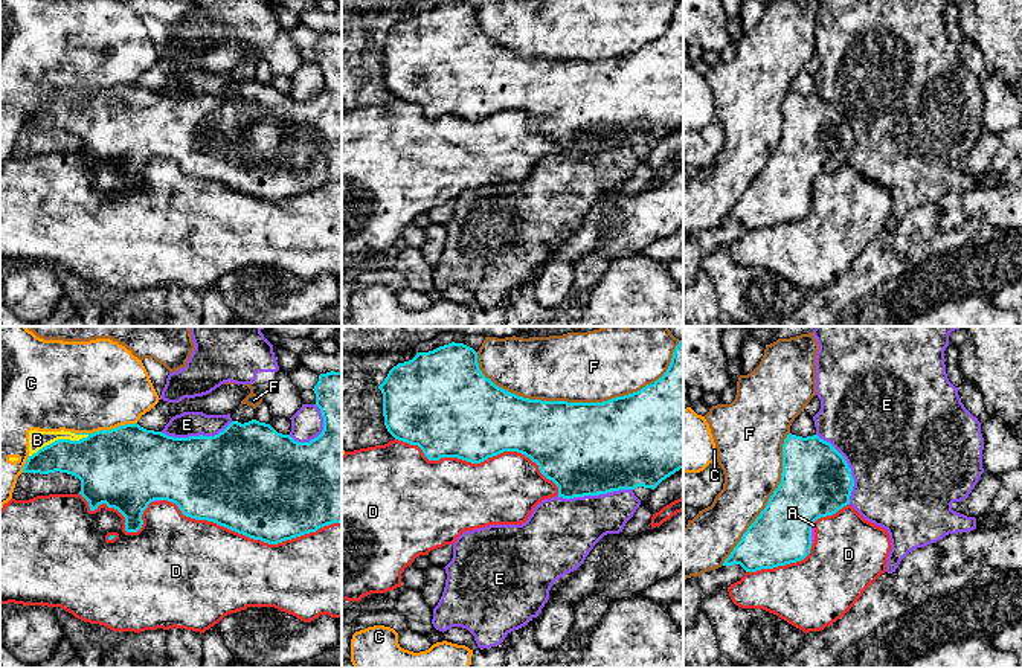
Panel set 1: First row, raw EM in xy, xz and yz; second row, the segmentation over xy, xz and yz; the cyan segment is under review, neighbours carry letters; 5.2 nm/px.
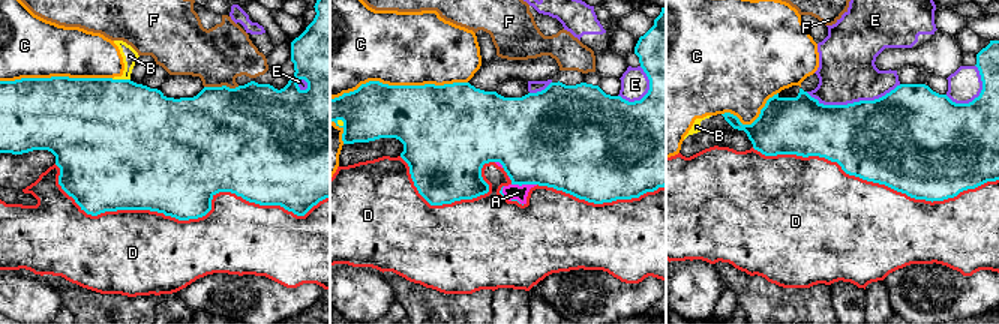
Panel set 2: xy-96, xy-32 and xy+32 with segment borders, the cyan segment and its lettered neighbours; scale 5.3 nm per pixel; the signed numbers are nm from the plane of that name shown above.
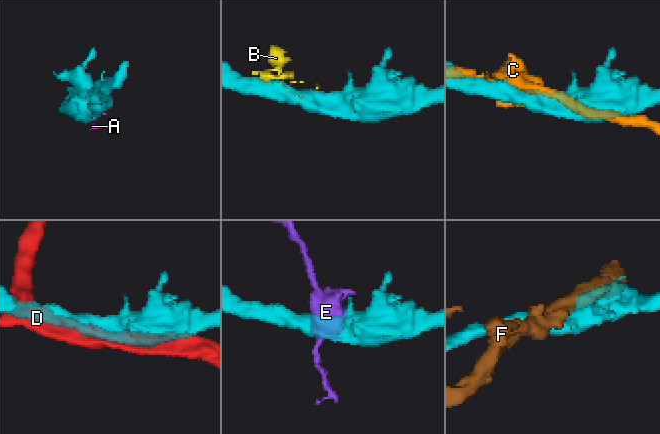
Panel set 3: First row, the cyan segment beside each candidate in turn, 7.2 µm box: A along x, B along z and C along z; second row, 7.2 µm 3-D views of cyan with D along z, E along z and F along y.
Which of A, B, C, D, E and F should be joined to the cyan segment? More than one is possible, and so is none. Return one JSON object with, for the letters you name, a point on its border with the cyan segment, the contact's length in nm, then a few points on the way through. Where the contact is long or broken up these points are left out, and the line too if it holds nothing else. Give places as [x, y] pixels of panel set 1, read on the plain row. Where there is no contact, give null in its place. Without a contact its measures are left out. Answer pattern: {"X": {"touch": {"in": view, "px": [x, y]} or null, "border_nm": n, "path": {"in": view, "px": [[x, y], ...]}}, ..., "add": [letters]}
{"add": []}

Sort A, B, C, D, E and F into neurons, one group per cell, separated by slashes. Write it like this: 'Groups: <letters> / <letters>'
Groups: A D / B C / E / F

